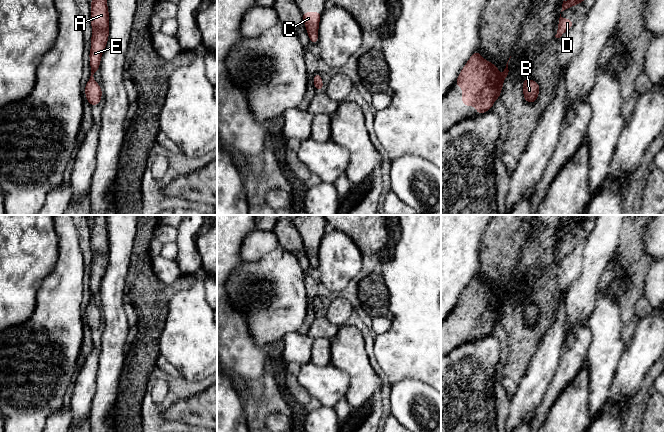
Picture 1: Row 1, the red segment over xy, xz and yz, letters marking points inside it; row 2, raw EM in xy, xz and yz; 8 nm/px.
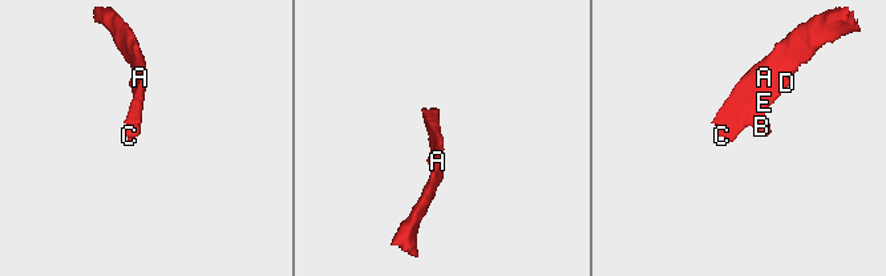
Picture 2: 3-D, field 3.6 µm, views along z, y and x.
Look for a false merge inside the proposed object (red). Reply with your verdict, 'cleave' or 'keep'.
keep

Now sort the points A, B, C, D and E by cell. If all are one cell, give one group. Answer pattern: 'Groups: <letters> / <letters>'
Groups: A B C D E

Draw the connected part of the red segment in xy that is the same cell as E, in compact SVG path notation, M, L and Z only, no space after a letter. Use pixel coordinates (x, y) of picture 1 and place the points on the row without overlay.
M95 215L91 224L91 273L89 277L91 300L85 309L87 326L93 331L100 327L102 312L94 304L94 297L99 295L102 278L109 261L109 235L106 215Z

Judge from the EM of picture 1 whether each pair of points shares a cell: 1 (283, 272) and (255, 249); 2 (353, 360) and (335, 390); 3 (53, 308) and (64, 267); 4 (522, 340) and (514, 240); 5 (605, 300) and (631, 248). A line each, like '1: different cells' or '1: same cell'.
1: different cells
2: different cells
3: same cell
4: different cells
5: different cells

